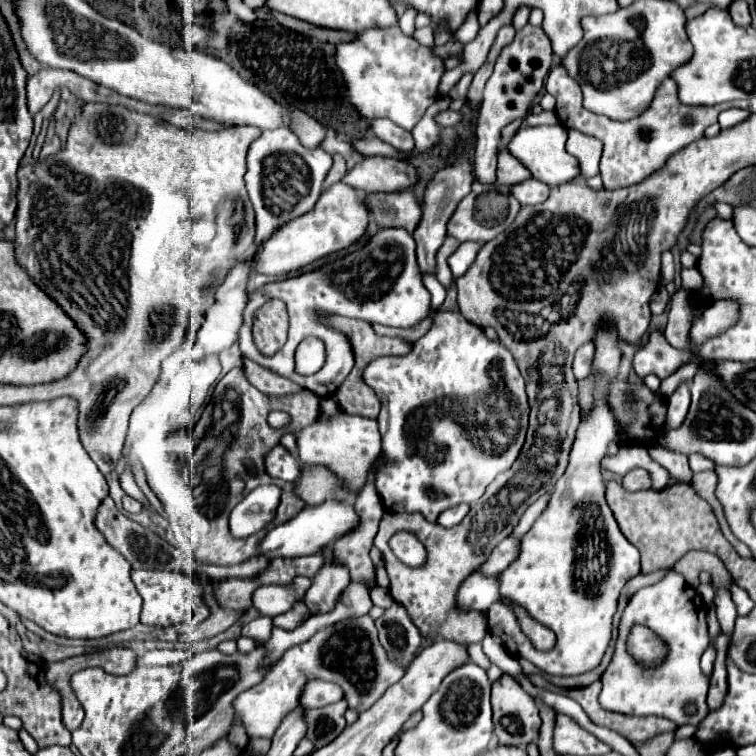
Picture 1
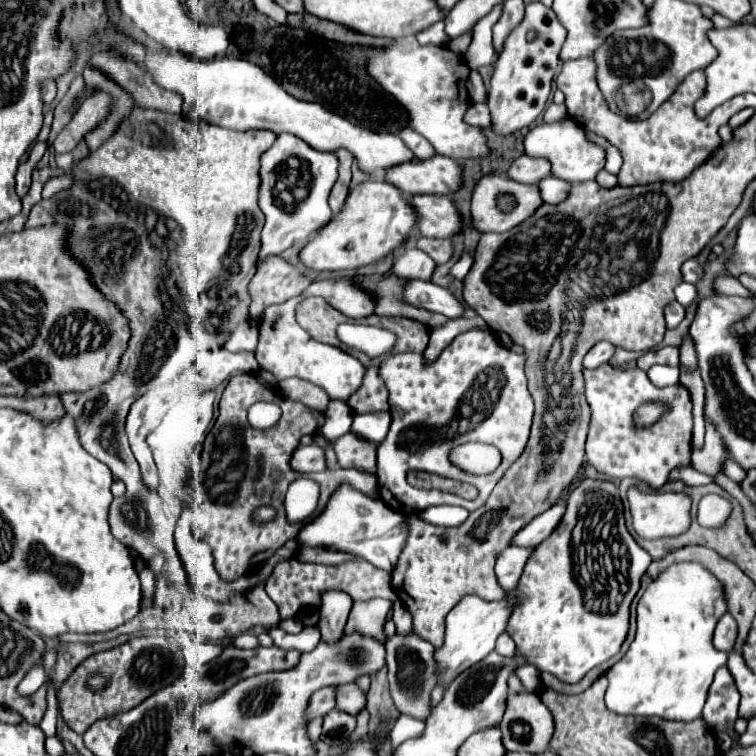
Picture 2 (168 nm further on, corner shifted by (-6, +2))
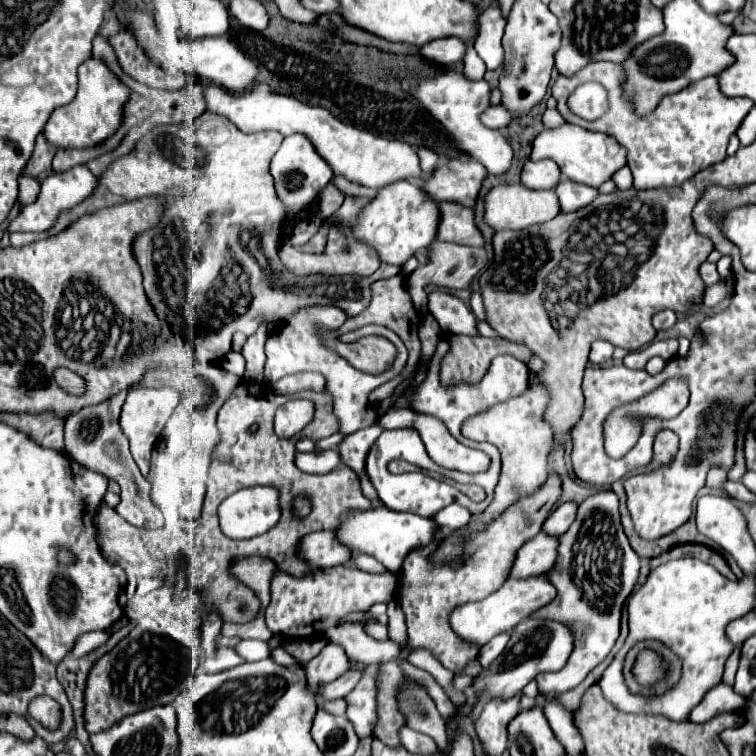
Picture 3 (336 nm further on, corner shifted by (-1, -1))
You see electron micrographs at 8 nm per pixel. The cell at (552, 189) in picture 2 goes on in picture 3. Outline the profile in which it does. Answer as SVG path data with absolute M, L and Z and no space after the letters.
M564 178L554 186L554 194L558 196L562 212L574 212L574 210L590 204L598 196L598 190Z

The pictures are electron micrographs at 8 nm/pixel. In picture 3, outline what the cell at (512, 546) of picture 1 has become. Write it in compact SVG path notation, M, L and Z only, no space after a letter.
M572 502L560 504L560 506L546 518L546 522L542 524L542 532L546 532L548 536L560 536L560 534L564 534L564 532L568 530L568 526L572 524L574 514L576 514L576 504L572 504Z

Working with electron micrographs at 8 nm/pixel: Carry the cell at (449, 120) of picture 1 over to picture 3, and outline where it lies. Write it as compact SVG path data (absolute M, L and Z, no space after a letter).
M498 104L498 106L490 106L488 110L484 110L484 112L480 114L480 122L482 122L484 126L496 128L496 130L506 128L512 120L514 120L514 116L512 116L506 108L502 108L500 104Z

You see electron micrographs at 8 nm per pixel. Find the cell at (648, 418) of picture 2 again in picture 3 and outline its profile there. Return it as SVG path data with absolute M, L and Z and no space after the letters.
M672 378L672 380L664 382L660 388L656 388L654 392L650 392L648 396L644 396L644 398L632 402L632 404L624 404L624 406L616 408L604 424L604 448L606 448L606 452L612 458L624 456L638 441L641 434L642 420L646 420L646 418L660 418L660 420L674 418L674 416L678 416L680 410L686 408L686 404L688 404L686 380Z

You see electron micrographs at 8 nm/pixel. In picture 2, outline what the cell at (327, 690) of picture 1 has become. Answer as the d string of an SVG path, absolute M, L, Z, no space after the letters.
M339 685L337 689L337 709L349 713L349 715L359 715L367 705L367 695L355 685Z

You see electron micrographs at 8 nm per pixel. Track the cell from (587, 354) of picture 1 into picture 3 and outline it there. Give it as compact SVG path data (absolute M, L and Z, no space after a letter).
M596 340L592 344L592 350L590 350L590 362L592 364L604 364L612 358L612 352L614 352L614 346L606 340Z

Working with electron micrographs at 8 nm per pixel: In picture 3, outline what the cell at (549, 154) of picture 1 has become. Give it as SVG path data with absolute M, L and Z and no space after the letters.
M562 124L552 130L542 130L532 142L530 158L532 160L550 158L560 166L562 176L566 176L572 182L586 184L592 188L598 188L602 182L610 180L612 172L616 172L618 168L626 164L626 152L624 148L620 148L620 144L612 136L592 132L574 124Z

